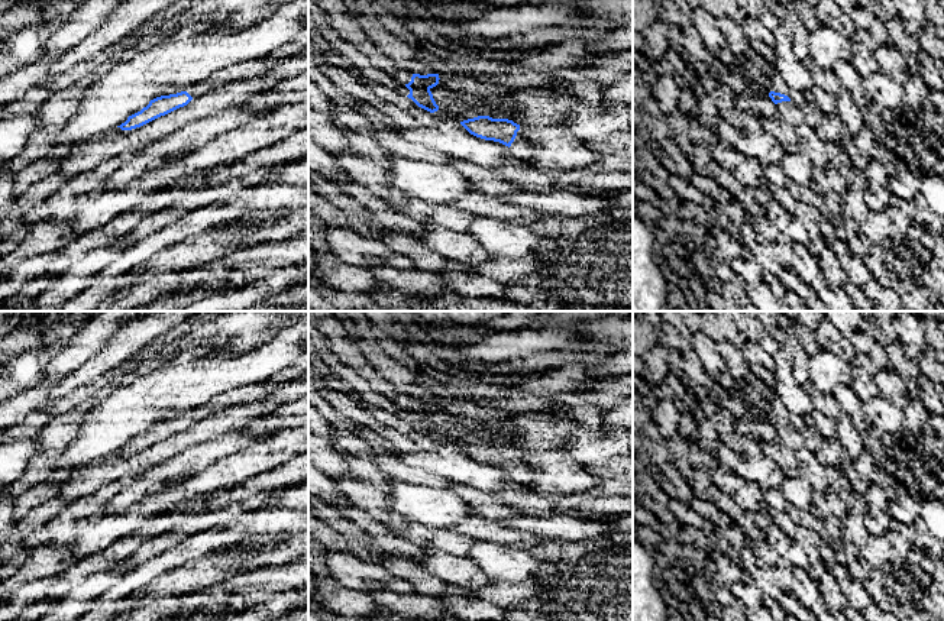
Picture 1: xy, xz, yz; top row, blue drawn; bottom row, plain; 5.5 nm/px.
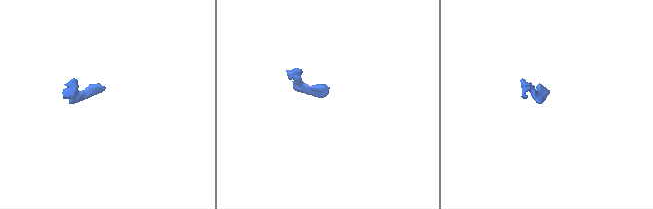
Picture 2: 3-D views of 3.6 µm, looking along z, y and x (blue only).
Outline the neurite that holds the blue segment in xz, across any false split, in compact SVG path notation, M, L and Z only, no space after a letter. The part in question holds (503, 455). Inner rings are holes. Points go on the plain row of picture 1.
M478 440L460 446L460 449L473 460L500 466L510 472L510 479L515 485L527 485L537 472L533 470L523 459L520 450L508 443L492 443L489 440Z

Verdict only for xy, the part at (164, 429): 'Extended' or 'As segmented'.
Extended

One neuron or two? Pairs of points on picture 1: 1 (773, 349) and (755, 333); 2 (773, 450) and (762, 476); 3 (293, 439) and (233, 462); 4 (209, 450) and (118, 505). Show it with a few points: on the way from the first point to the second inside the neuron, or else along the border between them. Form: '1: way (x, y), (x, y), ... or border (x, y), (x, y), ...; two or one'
1: way (769, 348), (759, 338); one
2: border (763, 453), (786, 476); two
3: way (278, 449), (268, 449), (258, 459), (248, 462); one
4: way (186, 465), (141, 487); one

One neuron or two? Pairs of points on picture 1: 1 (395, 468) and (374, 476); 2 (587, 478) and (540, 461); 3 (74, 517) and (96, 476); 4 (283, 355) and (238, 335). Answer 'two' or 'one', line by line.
1: two
2: one
3: two
4: two

